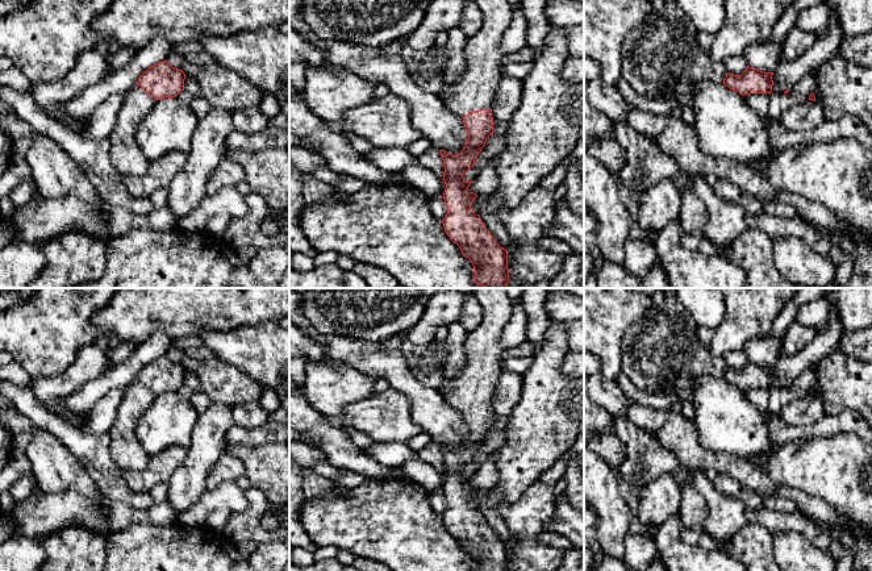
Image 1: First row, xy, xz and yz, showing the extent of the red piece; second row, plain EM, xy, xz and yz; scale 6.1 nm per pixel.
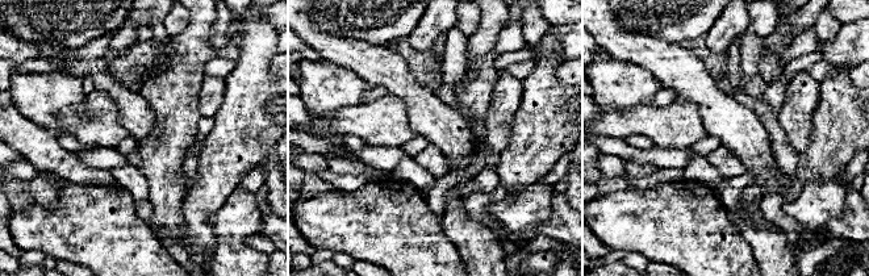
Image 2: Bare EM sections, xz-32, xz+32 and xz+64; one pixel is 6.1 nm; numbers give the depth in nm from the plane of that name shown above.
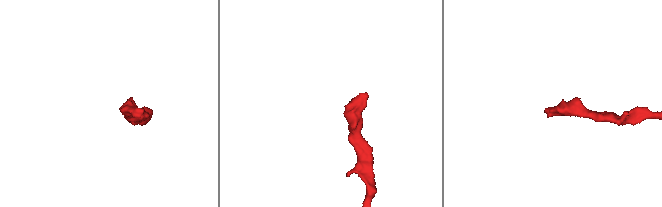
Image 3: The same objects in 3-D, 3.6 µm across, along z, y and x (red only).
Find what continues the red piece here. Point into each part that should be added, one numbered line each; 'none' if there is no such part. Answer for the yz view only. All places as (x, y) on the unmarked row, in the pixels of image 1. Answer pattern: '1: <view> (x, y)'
none

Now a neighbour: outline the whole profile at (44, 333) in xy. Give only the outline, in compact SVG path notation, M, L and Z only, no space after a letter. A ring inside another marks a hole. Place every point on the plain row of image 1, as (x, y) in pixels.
M38 288L26 300L0 309L0 351L9 353L32 376L55 376L64 372L82 347L108 338L104 329L92 326L91 317L109 303L114 291L116 288Z

